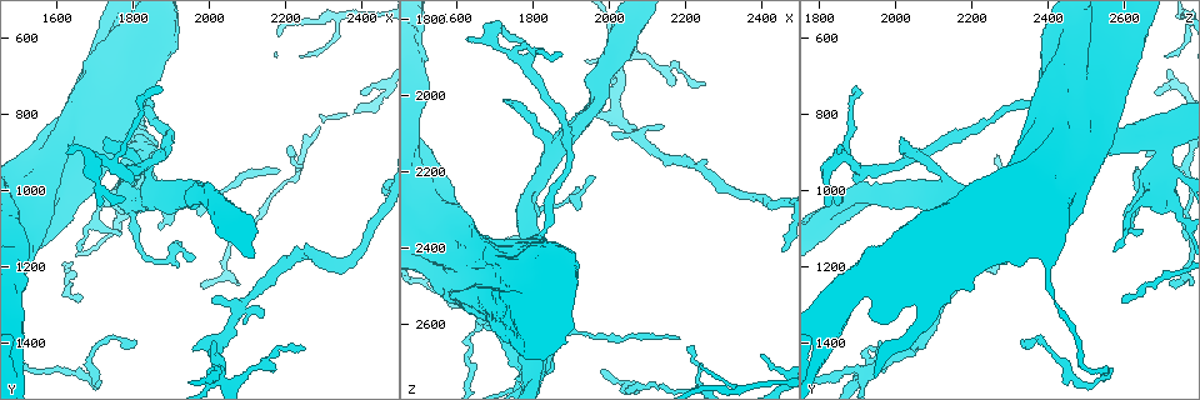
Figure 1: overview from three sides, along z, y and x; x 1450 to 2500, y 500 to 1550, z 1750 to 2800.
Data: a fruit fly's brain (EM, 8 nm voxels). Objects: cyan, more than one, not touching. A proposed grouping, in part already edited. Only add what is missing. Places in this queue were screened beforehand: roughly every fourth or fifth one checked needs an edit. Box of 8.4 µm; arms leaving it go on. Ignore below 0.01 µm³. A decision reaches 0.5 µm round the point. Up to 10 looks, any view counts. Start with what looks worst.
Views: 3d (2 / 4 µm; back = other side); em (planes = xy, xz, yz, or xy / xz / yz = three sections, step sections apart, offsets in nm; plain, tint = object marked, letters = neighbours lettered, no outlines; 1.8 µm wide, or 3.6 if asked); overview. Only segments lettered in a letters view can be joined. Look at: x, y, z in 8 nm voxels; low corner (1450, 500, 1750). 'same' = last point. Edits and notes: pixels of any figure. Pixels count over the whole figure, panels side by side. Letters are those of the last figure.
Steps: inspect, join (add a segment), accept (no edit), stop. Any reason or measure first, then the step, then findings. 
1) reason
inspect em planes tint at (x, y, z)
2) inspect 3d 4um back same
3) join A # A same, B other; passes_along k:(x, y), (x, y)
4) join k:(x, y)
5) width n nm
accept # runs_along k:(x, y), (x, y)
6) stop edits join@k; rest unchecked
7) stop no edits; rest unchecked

thin end
inspect 3d 4um at (2185, 945, 2640)

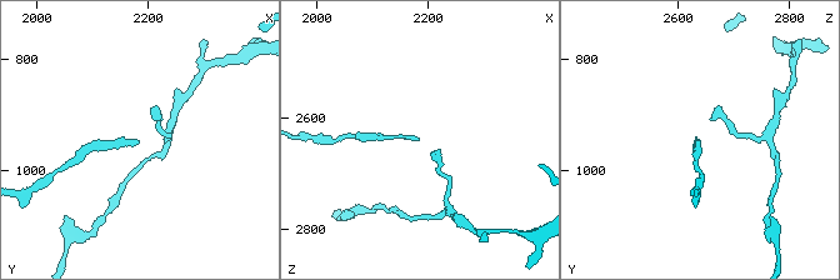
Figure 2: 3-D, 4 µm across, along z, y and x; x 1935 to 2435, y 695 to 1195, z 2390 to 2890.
now the EM
inspect em planes letters at (2185, 950, 2645)

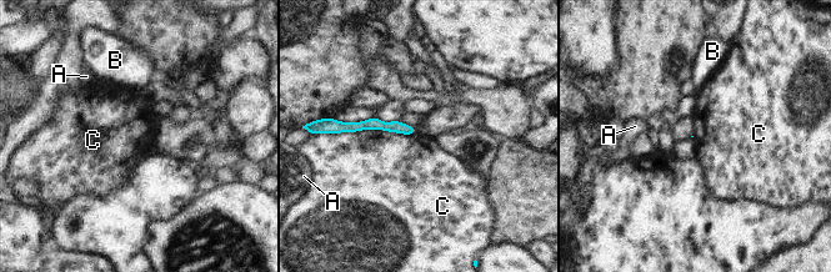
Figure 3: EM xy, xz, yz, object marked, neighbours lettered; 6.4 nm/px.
longest_contact C 550 nm
accept # A other, B other, C other; none of them fits

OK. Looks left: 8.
branch stops here
inspect 3d 2um at (1875, 735, 1890)

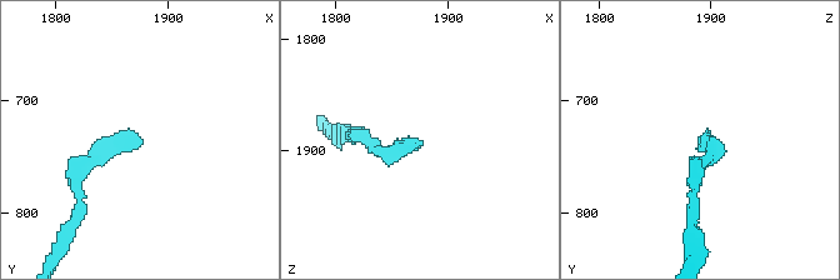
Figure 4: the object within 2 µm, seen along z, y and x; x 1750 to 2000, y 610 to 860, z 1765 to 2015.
need the tissue
inspect em planes letters at (1878, 738, 1888)

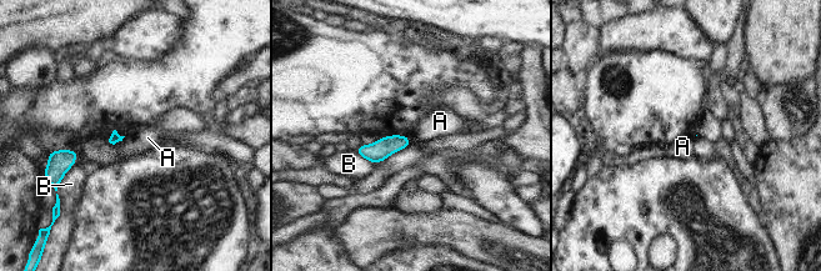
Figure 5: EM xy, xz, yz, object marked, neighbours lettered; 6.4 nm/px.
longest_contact B 170 nm
accept # A other, B other; border 5:(125, 136), (114, 144); no lettered segment goes on from it

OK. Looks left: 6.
free end
inspect em planes letters at (1955, 1425, 2045)

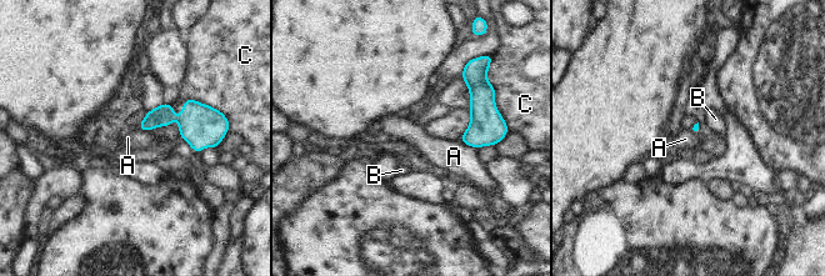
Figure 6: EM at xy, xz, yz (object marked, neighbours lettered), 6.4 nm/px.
longest_contact C 300 nm
accept # A other, B other, C other; no lettered segment goes on from it

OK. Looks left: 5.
sudden change in width
inspect em planes letters at (1710, 1050, 2625)

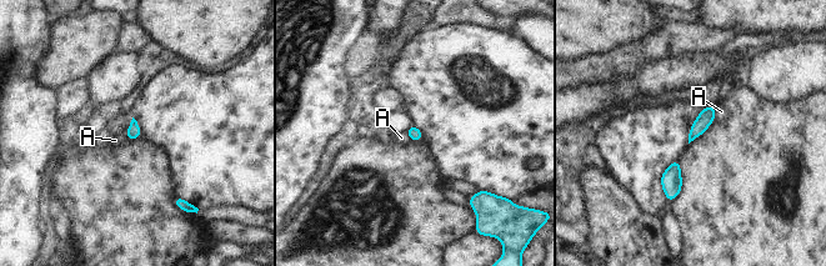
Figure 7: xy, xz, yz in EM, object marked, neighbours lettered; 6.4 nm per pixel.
longest_contact A 90 nm
accept # A other; border 7:(716, 108), (714, 120); none of them fits

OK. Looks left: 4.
stop no edits; rest unchecked

